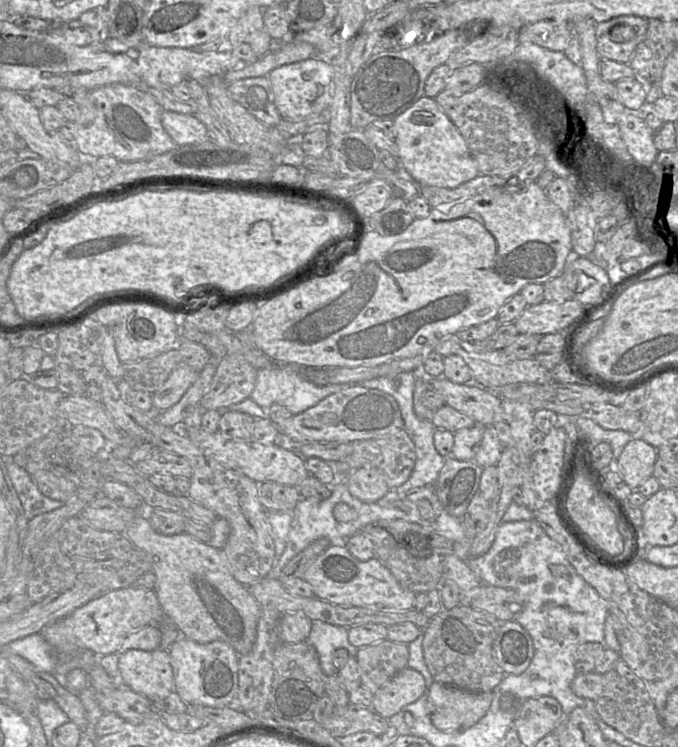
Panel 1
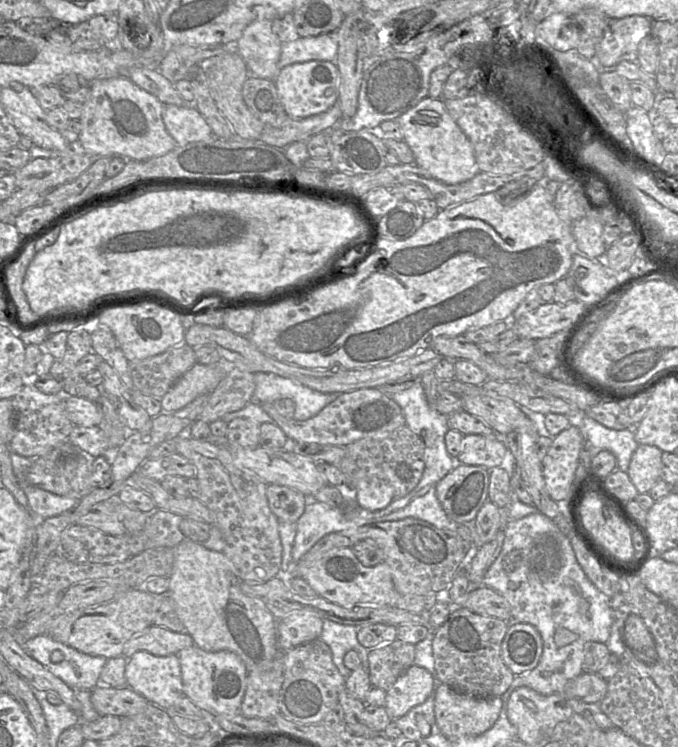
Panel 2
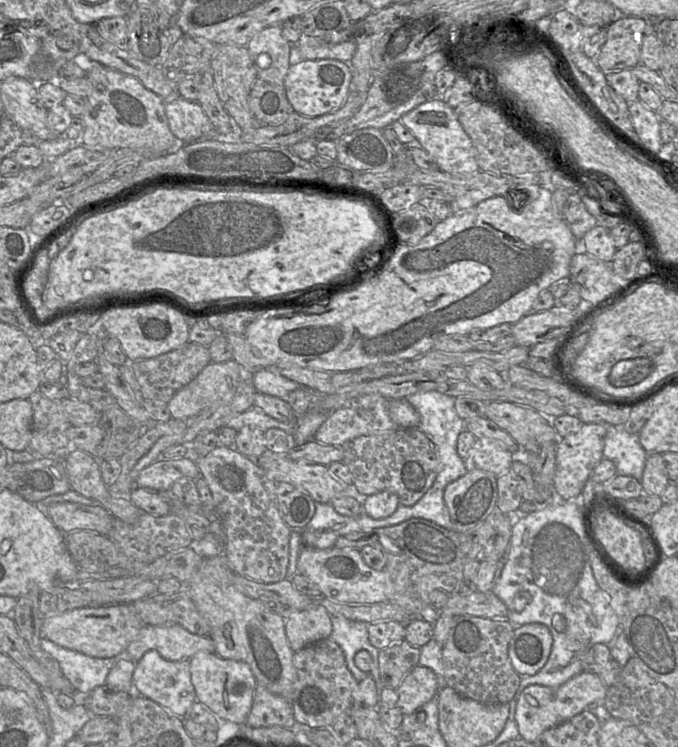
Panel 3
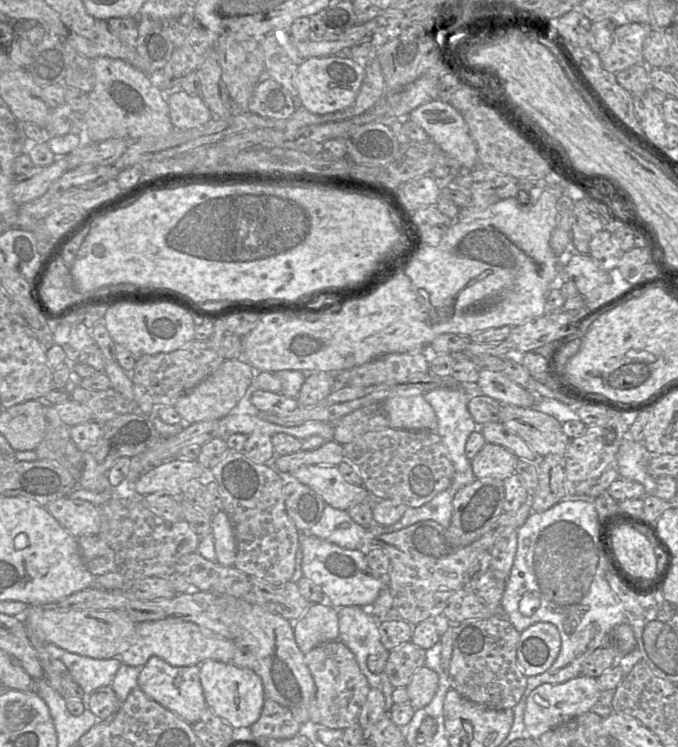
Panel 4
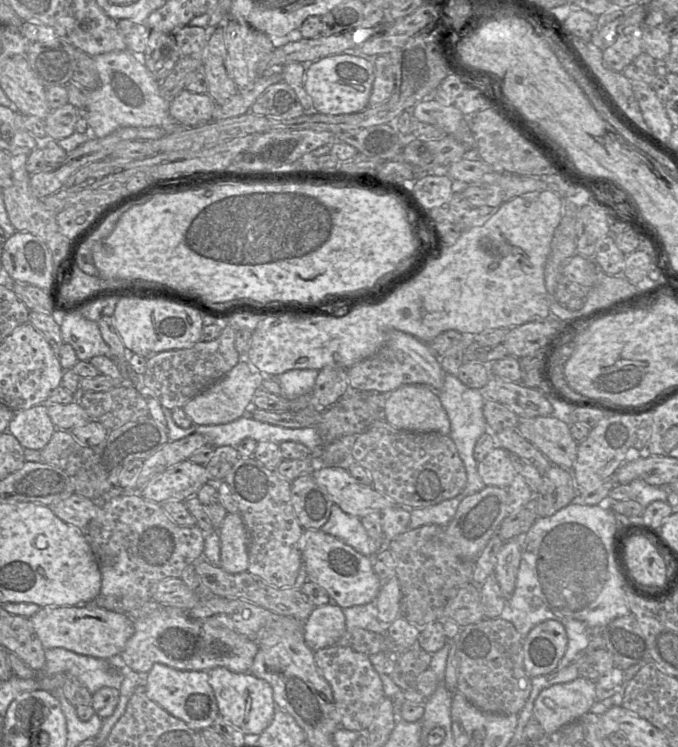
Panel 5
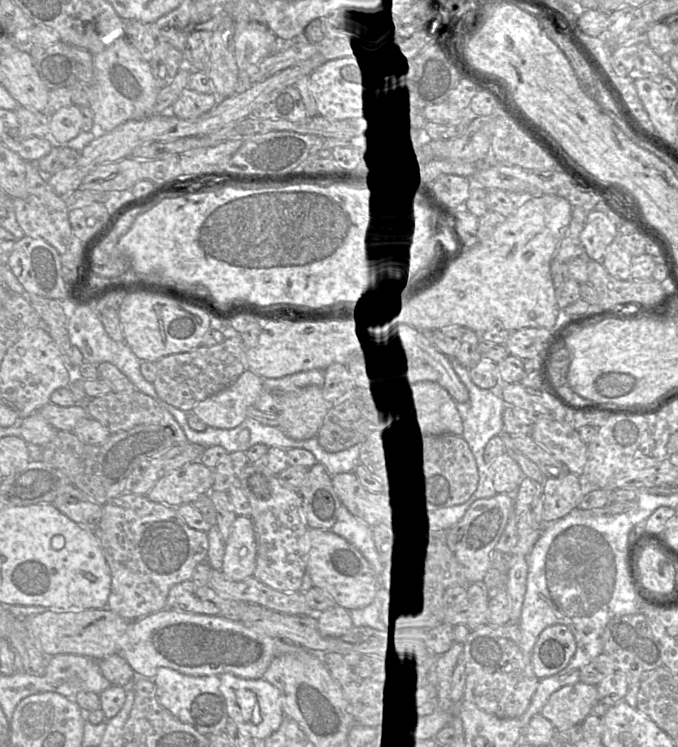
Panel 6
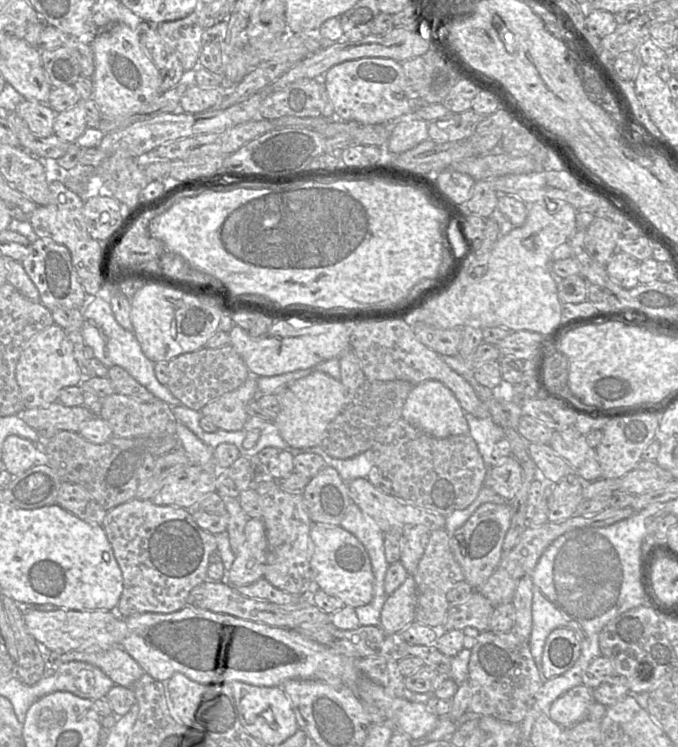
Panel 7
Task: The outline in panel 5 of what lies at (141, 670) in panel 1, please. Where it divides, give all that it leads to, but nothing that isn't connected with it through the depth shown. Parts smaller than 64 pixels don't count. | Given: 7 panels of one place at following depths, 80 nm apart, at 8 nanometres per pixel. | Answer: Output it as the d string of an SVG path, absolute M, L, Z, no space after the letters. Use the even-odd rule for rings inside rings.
M155 663L145 678L146 694L172 716L182 720L188 727L201 731L211 727L219 716L218 706L209 684L207 671L178 670Z

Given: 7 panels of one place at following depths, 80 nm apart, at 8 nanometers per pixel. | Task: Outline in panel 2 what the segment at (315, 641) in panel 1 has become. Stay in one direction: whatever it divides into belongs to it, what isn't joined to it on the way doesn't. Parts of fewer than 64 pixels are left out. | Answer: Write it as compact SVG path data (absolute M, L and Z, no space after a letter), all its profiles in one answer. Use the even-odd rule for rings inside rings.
M324 619L322 632L319 636L319 639L331 648L333 662L345 678L348 678L352 671L343 662L345 654L350 650L358 652L364 668L369 672L368 654L370 649L358 641L358 629L357 626Z

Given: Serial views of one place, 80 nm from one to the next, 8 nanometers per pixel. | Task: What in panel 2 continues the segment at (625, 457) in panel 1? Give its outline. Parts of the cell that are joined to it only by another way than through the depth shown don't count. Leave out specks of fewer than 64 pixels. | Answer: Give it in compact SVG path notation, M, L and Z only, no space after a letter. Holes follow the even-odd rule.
M639 444L626 471L638 493L648 494L661 475L662 451L652 445Z

